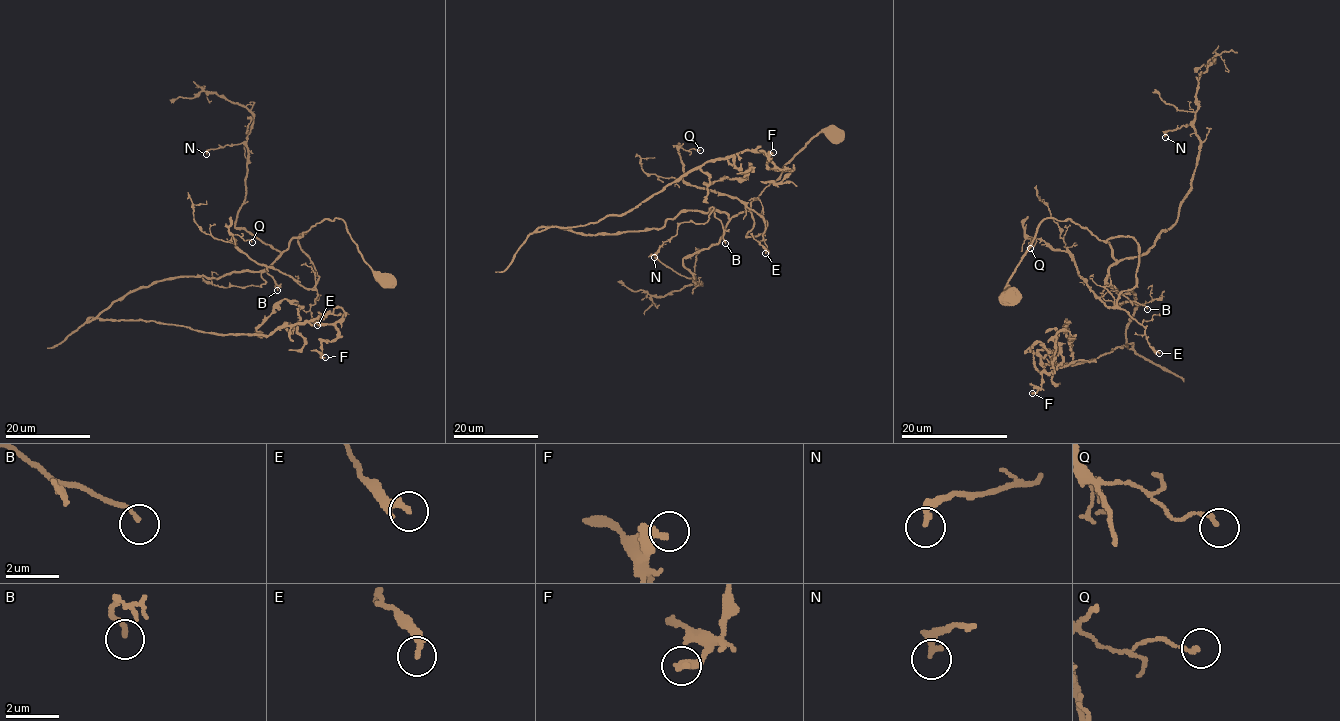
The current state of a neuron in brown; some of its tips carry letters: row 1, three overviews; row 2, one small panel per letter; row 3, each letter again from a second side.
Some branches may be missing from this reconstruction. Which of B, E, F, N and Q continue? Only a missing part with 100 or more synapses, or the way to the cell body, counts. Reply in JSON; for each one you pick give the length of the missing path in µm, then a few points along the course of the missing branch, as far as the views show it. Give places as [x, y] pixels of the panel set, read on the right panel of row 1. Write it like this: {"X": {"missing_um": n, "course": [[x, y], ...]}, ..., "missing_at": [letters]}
{"missing_at": []}

